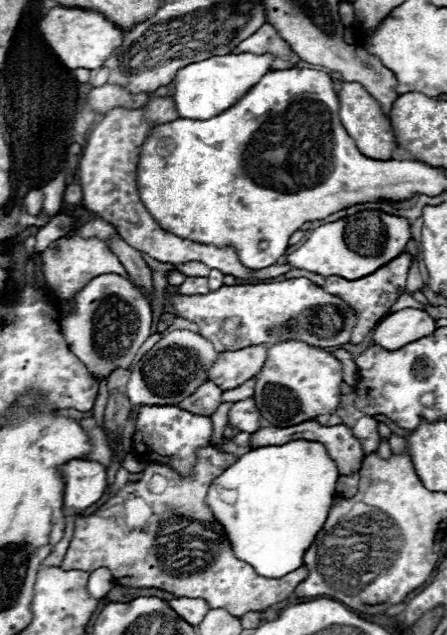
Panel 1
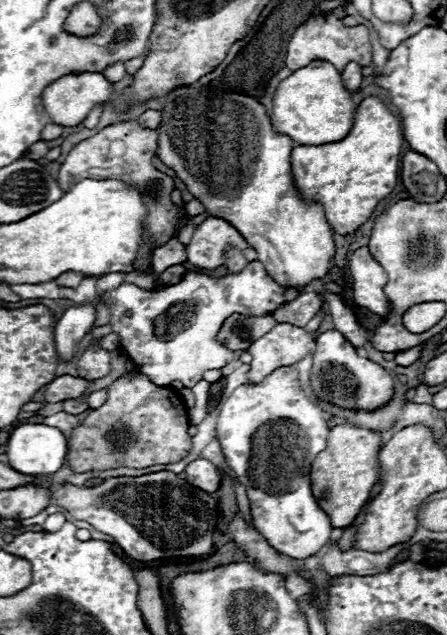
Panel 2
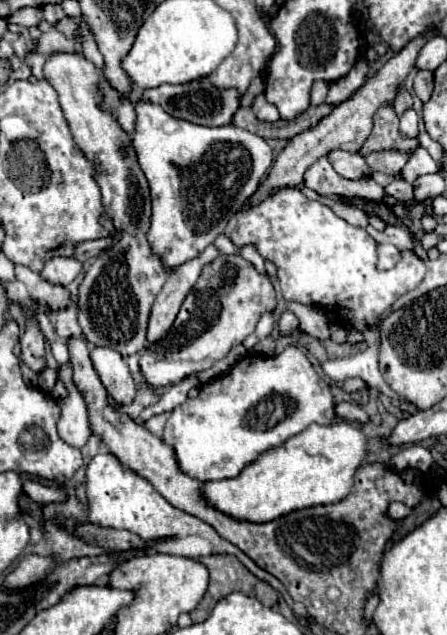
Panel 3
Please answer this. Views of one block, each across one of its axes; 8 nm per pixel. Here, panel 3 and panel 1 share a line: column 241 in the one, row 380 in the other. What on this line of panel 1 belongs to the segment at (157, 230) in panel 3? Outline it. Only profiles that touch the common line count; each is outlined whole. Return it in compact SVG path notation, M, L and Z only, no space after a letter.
M174 330L170 334L166 334L160 342L156 342L136 364L134 370L130 370L130 380L126 386L126 396L130 398L130 402L134 406L142 404L142 406L178 406L182 400L186 400L188 396L192 396L204 382L208 382L208 368L216 362L218 352L214 350L212 342L206 340L204 336L200 336L198 332L190 332L190 330Z

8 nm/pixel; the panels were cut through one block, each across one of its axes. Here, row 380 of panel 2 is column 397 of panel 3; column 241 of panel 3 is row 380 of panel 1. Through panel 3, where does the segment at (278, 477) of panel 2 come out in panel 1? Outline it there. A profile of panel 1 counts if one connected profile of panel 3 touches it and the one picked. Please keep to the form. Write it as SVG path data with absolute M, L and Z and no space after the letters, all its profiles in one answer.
M246 346L236 352L220 352L216 364L208 372L208 378L226 392L238 388L240 384L256 376L264 360L266 360L264 346Z

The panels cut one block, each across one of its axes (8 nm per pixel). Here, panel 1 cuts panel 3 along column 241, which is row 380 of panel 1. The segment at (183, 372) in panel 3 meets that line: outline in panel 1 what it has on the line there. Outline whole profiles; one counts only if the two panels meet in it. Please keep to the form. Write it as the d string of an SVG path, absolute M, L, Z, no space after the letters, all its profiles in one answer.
M284 340L272 346L266 346L266 362L256 374L254 400L260 414L278 428L298 426L306 420L314 420L324 414L334 414L342 406L342 382L344 370L340 360L330 352L298 342Z

